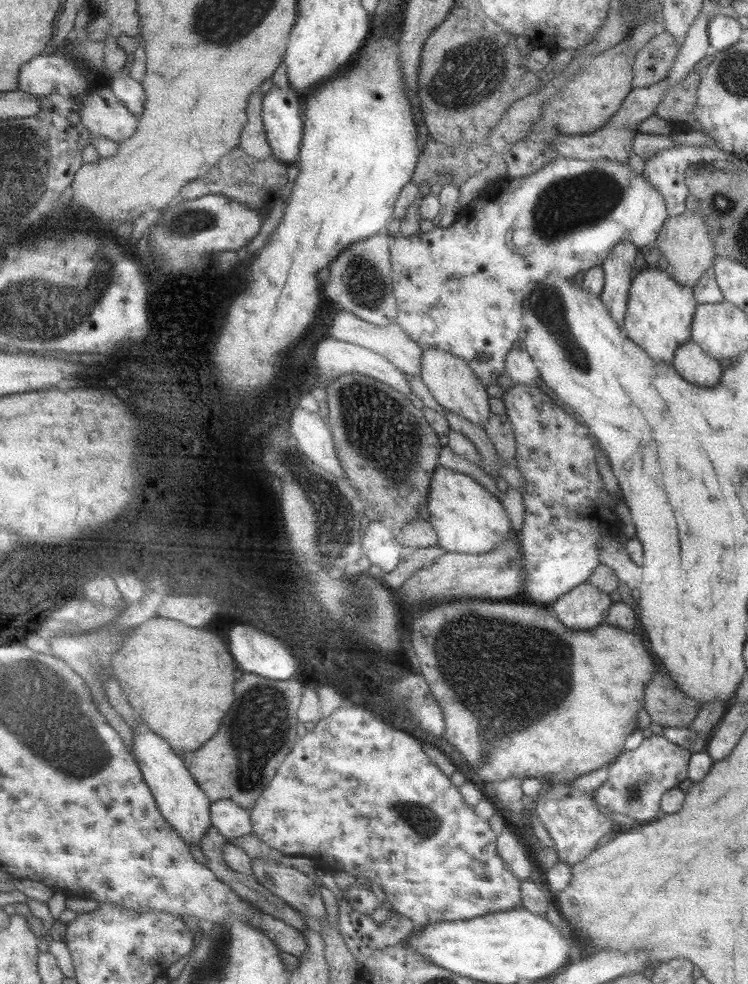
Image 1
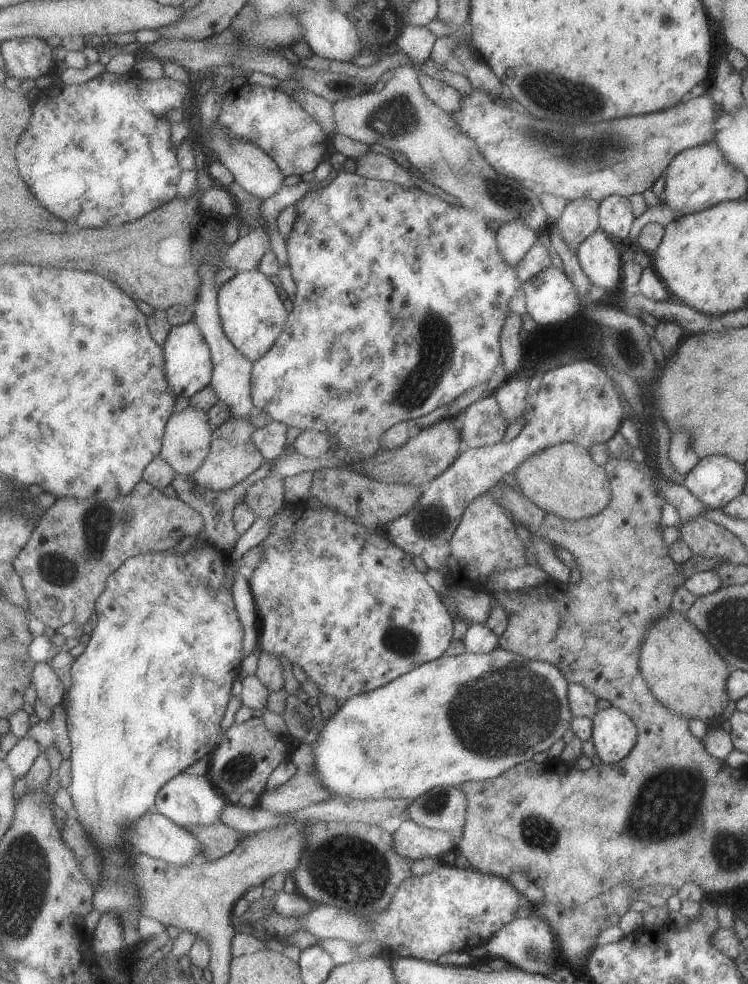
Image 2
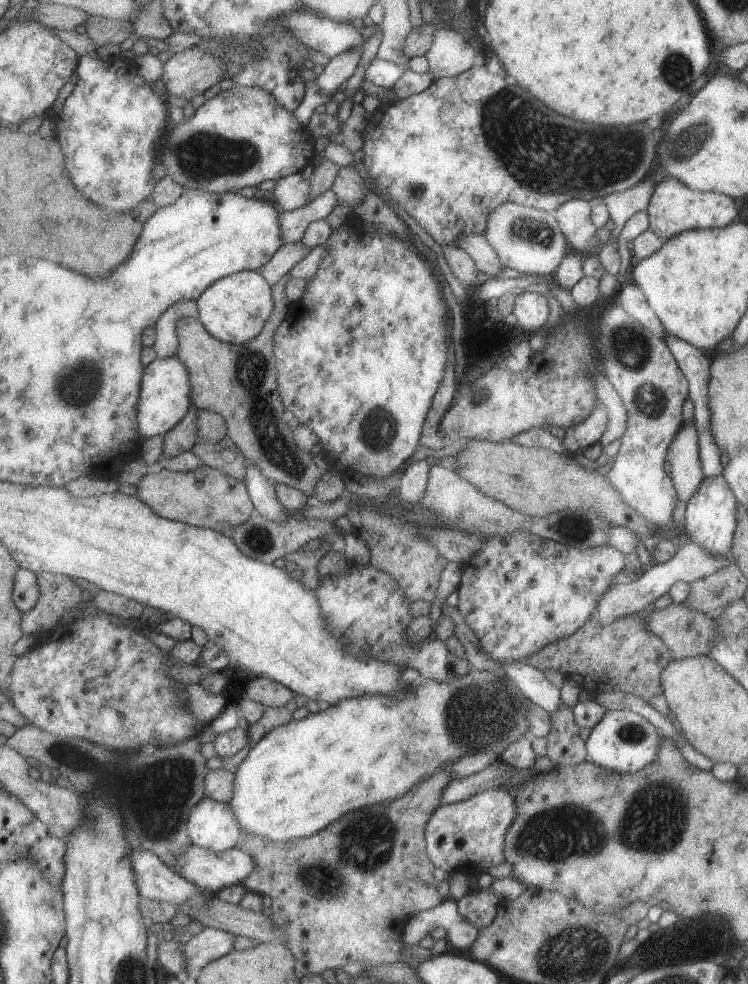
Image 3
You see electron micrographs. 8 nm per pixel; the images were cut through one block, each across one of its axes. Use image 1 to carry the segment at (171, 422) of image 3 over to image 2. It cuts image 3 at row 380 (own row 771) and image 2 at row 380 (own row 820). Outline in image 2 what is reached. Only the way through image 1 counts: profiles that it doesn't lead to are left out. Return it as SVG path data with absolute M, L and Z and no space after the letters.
M195 321L173 327L169 332L164 352L166 353L167 382L177 398L187 396L191 400L195 394L211 385L214 376L214 361L210 345Z

